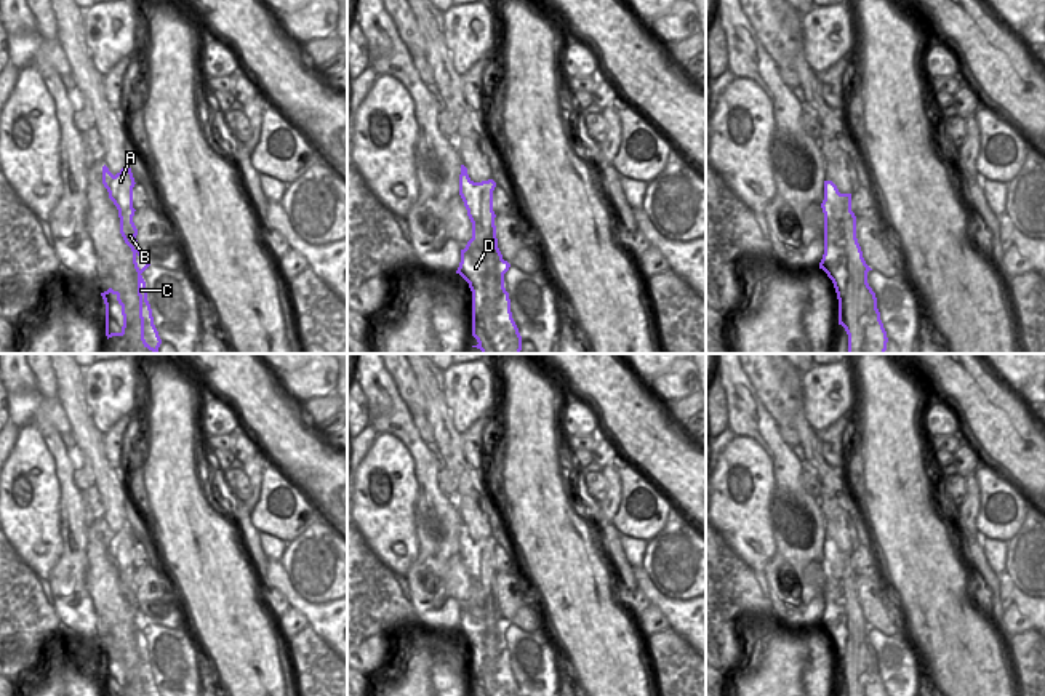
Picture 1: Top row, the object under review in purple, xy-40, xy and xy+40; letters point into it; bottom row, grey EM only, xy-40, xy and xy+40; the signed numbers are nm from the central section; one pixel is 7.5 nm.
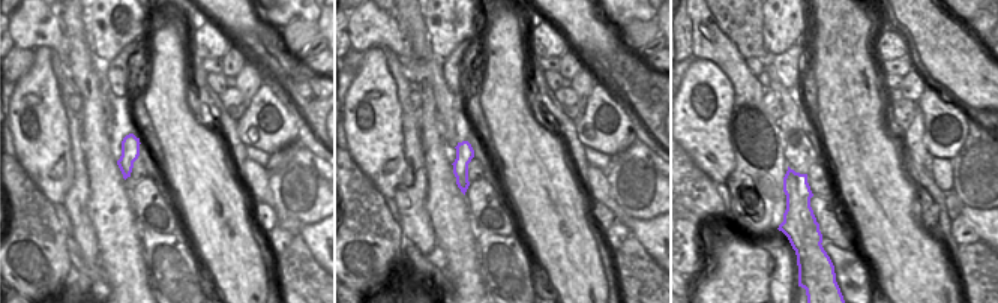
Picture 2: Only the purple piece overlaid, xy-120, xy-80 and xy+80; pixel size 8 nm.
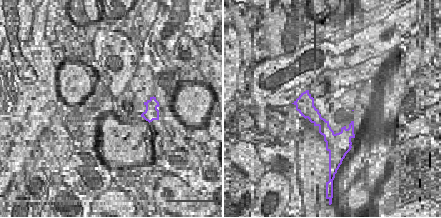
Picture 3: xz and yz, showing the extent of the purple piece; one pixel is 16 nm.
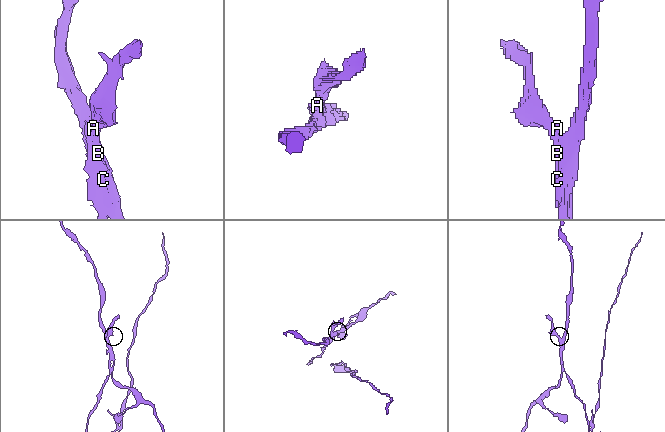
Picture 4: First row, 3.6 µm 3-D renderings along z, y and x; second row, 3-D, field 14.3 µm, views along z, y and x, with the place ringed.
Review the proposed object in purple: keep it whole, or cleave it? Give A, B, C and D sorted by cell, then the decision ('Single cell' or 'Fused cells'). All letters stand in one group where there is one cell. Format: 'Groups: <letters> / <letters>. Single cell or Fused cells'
Groups: A B / C D. Fused cells.

